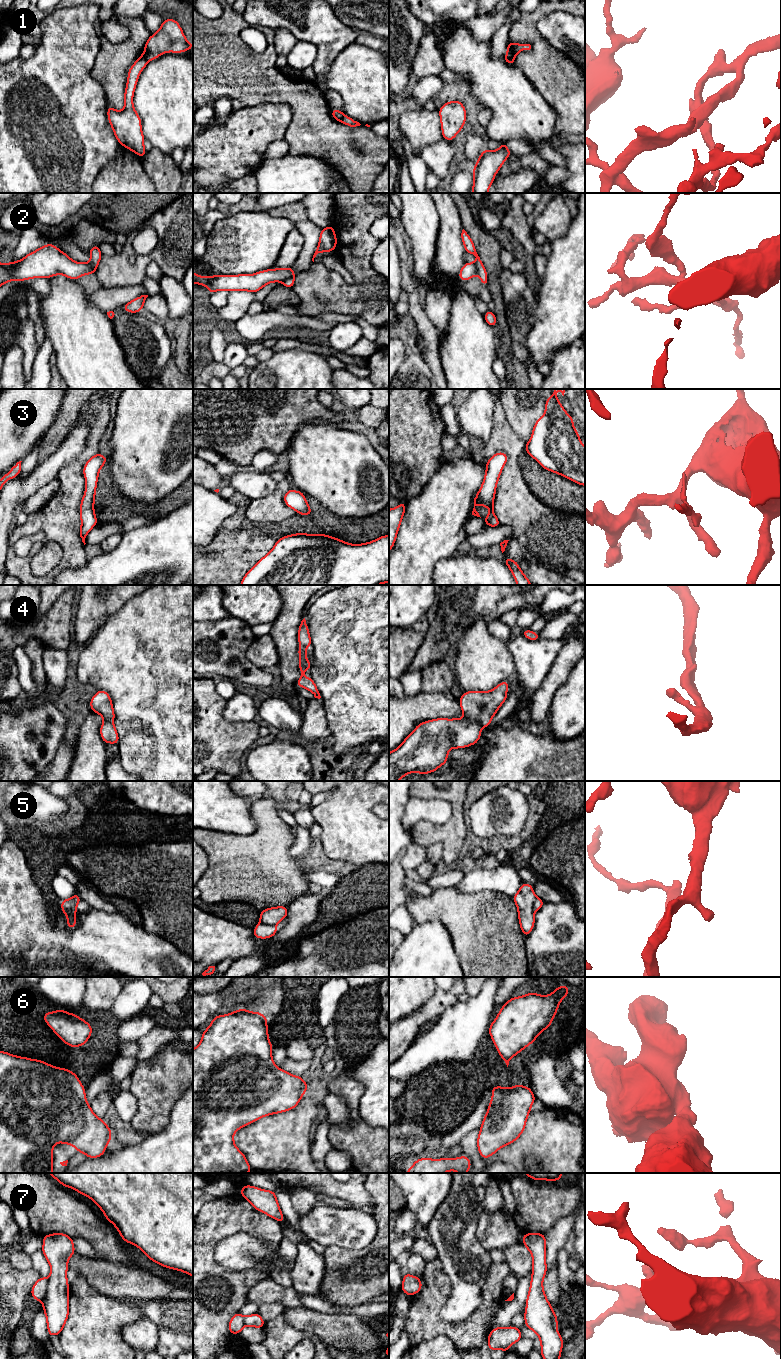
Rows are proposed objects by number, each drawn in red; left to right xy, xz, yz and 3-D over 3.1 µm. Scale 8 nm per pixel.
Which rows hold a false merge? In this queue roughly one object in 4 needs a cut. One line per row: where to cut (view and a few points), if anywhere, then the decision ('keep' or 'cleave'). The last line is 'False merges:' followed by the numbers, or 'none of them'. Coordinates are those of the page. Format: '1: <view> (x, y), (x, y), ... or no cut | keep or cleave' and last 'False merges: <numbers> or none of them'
1: yz (506, 53), (513, 60) | cleave
2: xz (293, 276), (283, 281) | cleave
3: no cut | keep
4: no cut | keep
5: xz (259, 922), (274, 926) | cleave
6: no cut | keep
7: no cut | keep
False merges: 1, 2, 5

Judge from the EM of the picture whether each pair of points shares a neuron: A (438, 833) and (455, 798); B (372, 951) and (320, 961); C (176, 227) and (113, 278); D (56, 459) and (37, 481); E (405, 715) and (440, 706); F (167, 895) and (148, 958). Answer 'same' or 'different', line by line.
A: same
B: same
C: same
D: same
E: same
F: different

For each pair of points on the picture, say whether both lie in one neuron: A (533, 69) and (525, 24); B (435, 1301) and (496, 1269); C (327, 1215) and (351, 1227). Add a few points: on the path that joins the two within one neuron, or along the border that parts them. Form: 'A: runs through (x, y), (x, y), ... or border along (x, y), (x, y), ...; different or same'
A: runs through (535, 58), (535, 40), (530, 35); same
B: runs through (445, 1328), (468, 1328), (490, 1306), (492, 1296); same
C: runs through (333, 1221), (339, 1227), (345, 1227); same

